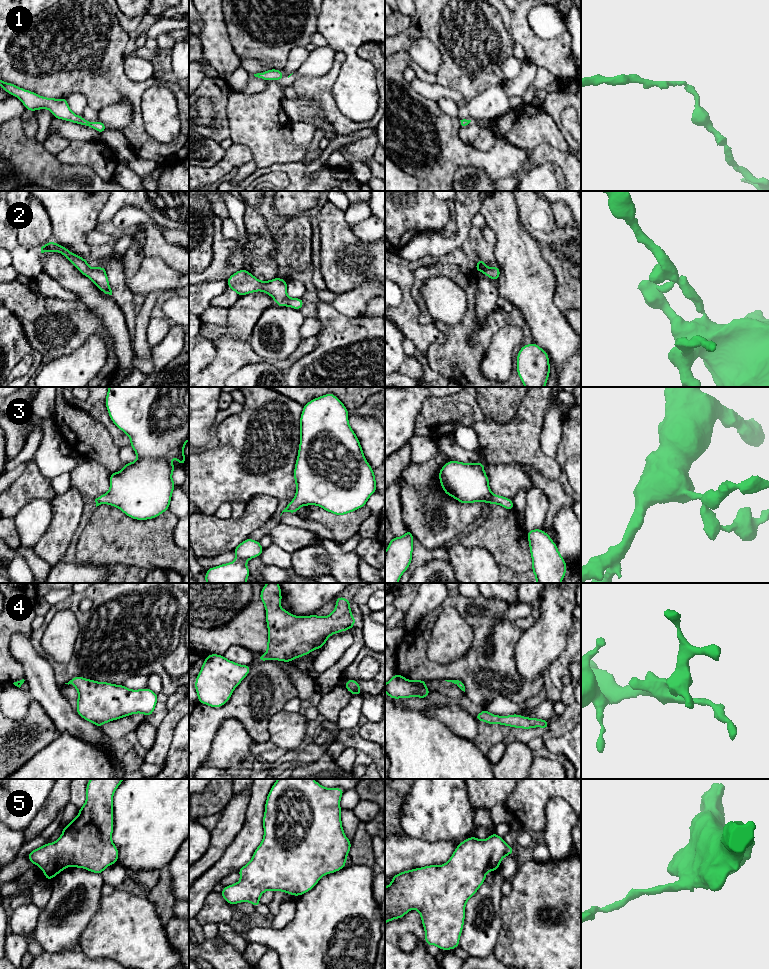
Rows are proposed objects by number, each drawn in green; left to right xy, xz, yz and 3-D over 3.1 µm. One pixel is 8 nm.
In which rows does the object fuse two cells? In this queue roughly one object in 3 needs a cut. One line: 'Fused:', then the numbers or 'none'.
Fused: none

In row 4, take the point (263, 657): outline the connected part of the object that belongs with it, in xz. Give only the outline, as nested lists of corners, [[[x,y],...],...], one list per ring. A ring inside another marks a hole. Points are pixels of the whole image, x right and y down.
[[[267,583],[259,598],[266,609],[268,627],[267,652],[258,657],[259,662],[269,659],[291,662],[313,650],[324,647],[334,633],[353,629],[356,619],[352,616],[350,600],[339,596],[333,612],[326,617],[305,617],[290,614],[280,607],[281,588],[278,583]]]

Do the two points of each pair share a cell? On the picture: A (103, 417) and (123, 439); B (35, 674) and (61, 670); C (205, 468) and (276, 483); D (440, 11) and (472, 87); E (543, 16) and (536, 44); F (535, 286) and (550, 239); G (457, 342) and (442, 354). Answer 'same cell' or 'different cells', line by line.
A: same cell
B: different cells
C: same cell
D: same cell
E: different cells
F: different cells
G: same cell

